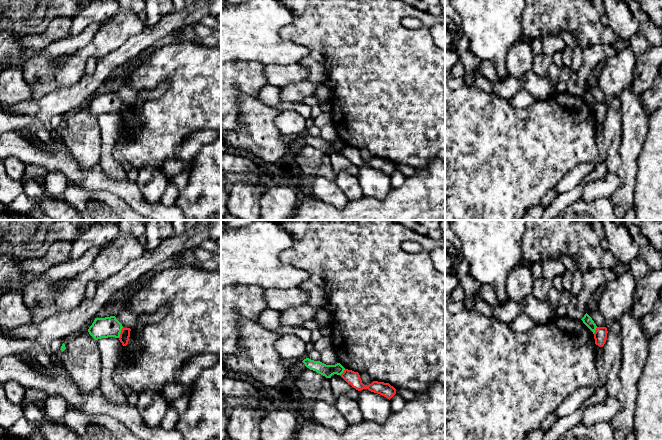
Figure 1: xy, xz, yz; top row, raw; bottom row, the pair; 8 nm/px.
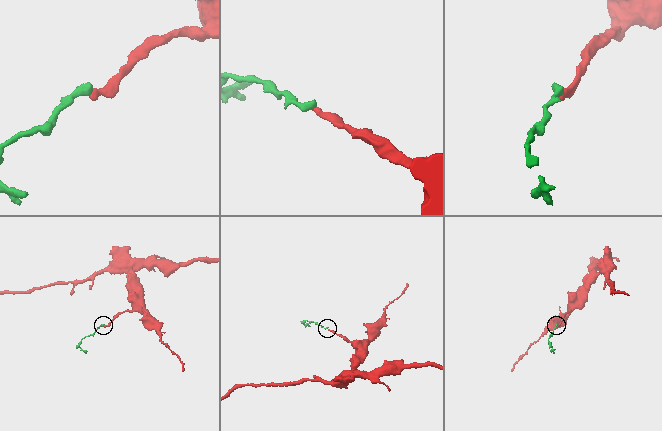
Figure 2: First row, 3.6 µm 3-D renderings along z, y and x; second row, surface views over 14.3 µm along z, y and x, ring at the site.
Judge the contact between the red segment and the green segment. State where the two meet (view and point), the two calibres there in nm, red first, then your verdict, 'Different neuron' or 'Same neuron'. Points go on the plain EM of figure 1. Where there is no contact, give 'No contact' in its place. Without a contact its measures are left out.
Touches red at xy (121, 108). Thickness 80 nm (red) against 160 nm. Different neuron

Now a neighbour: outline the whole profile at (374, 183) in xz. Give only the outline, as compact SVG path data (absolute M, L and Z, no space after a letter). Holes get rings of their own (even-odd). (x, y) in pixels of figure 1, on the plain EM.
M368 165L359 167L357 176L363 196L383 200L392 189L390 176Z

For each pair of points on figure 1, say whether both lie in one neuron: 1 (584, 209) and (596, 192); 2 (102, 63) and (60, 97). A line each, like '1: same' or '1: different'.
1: different
2: same

